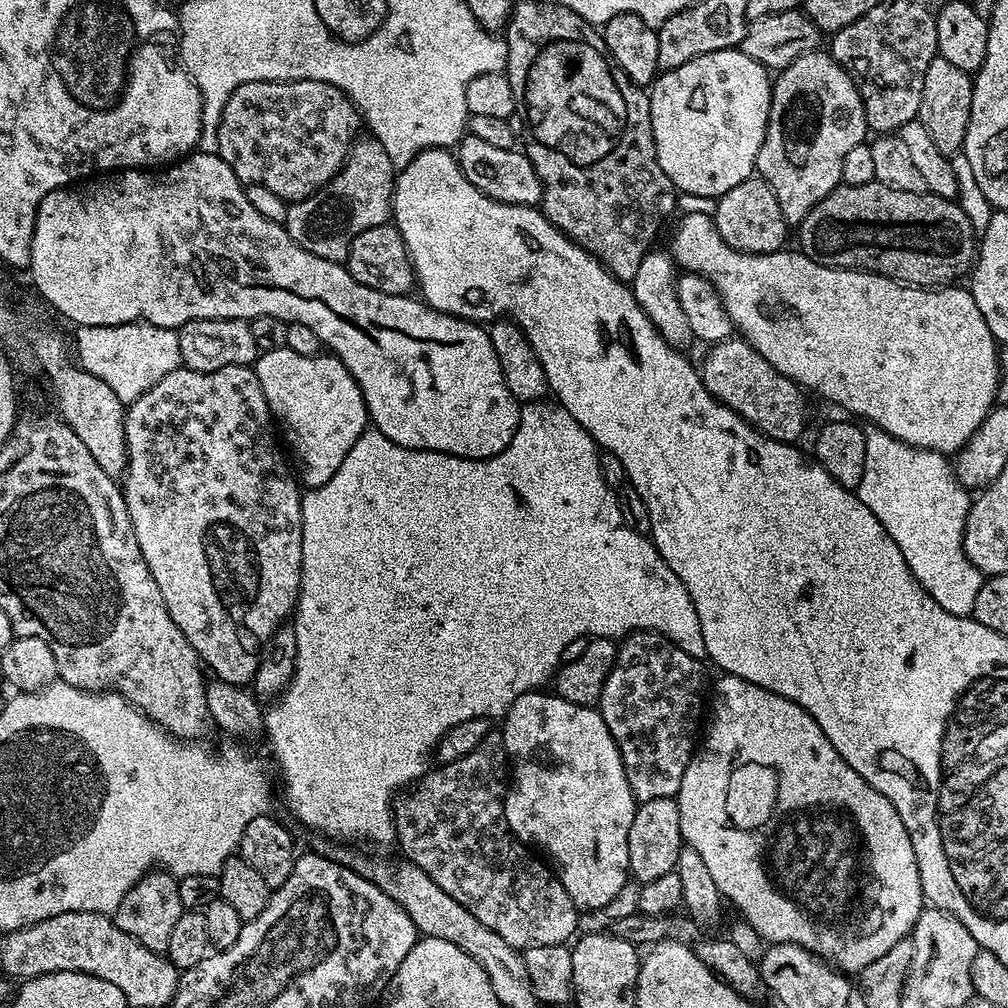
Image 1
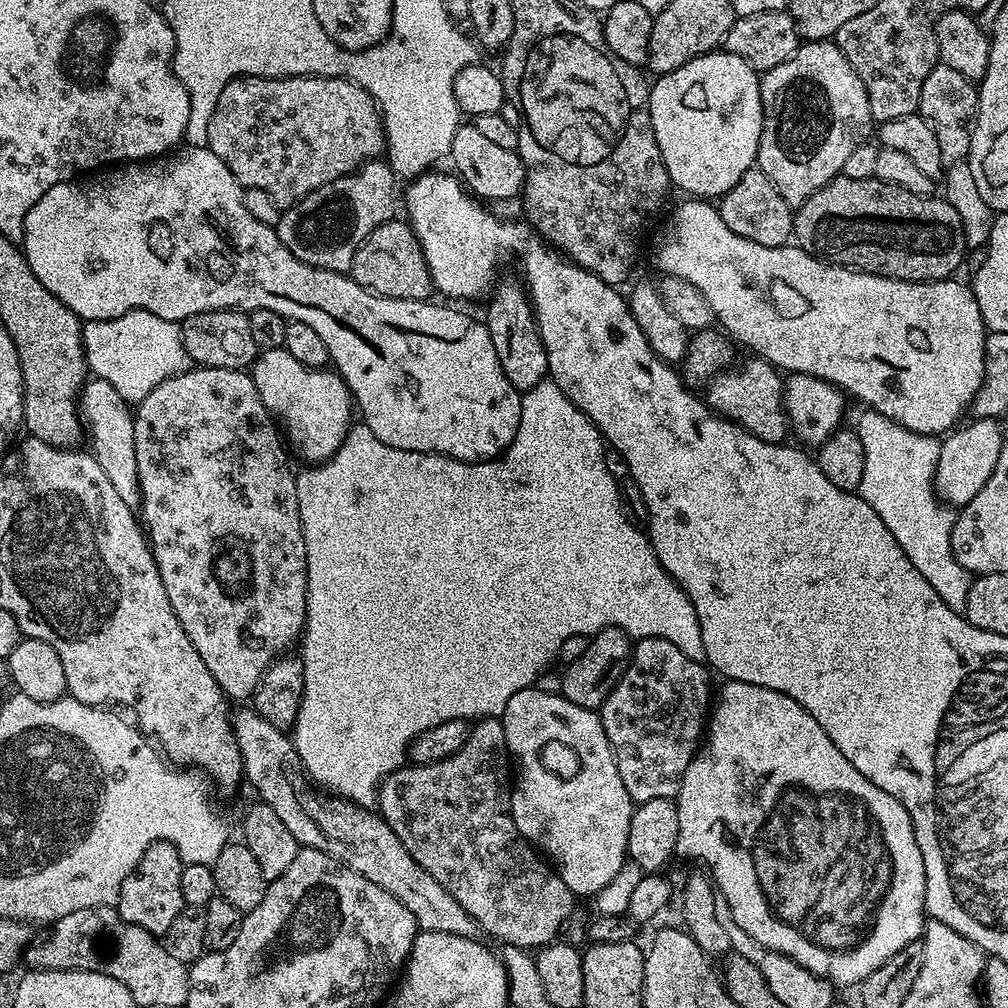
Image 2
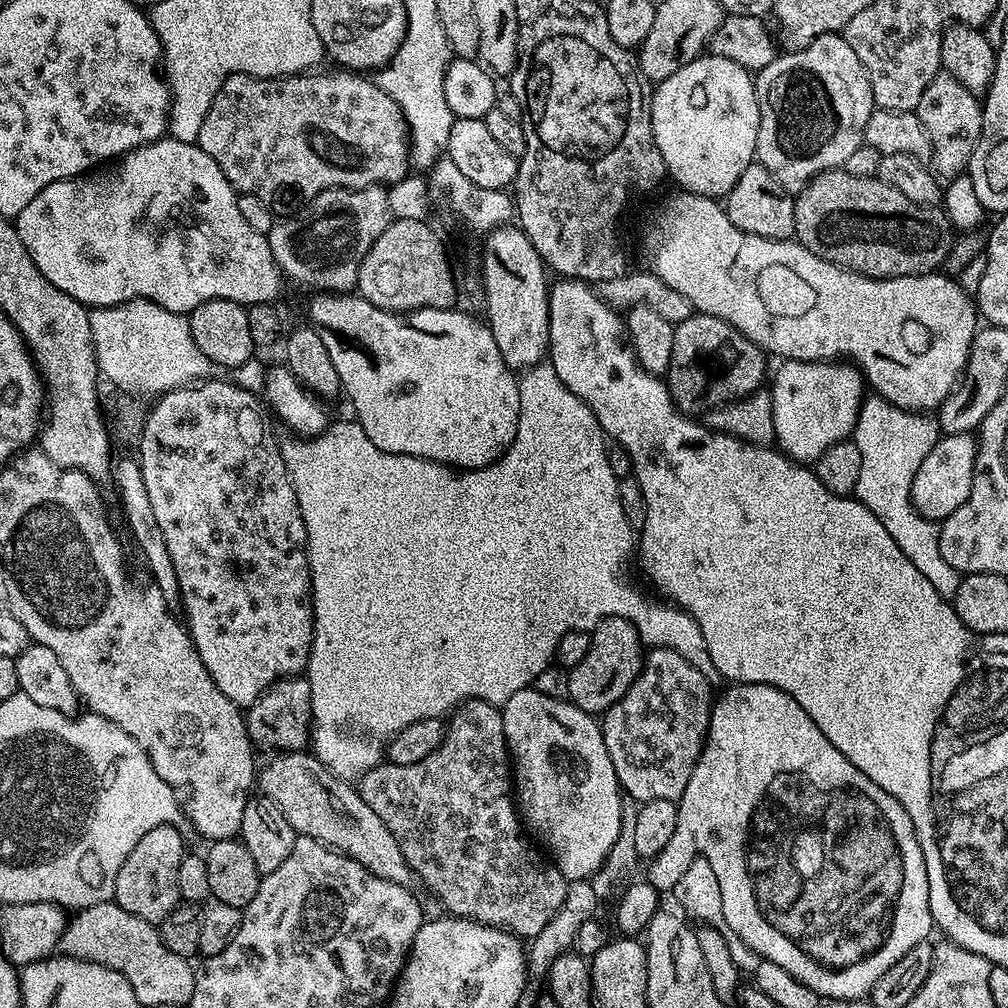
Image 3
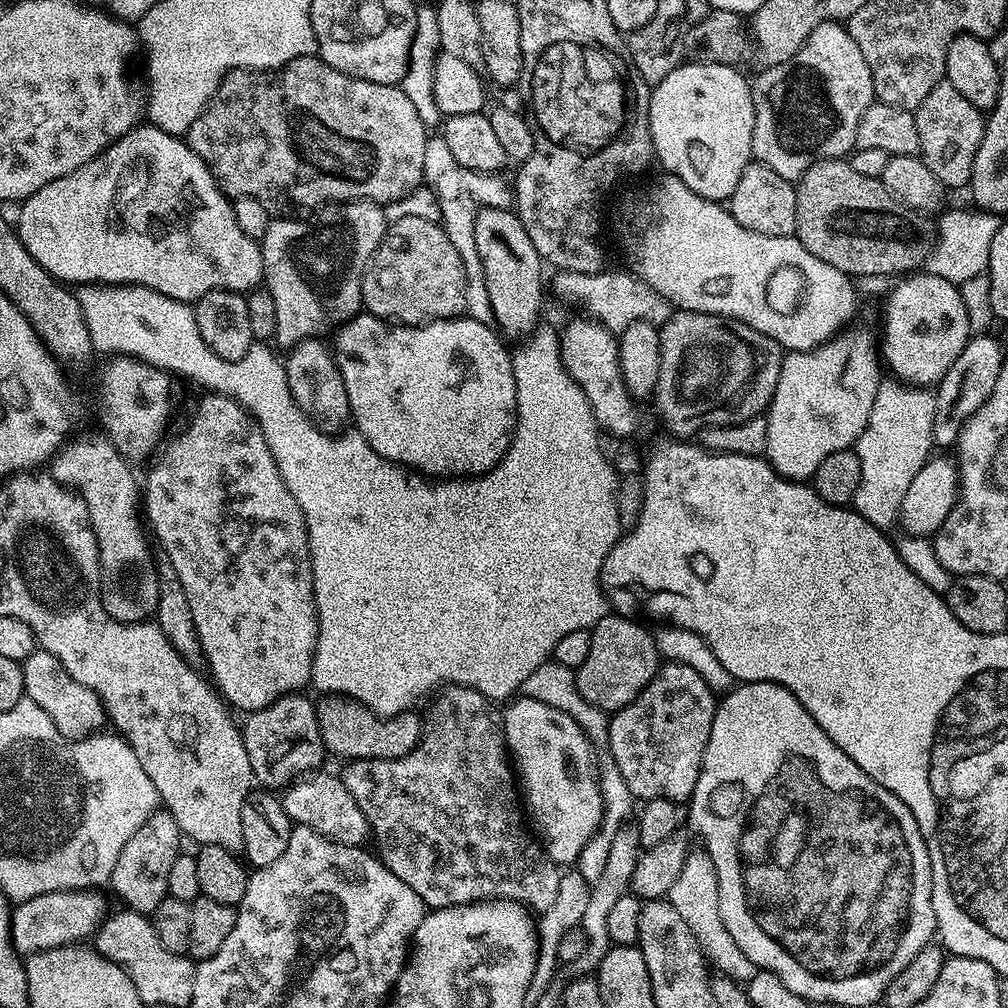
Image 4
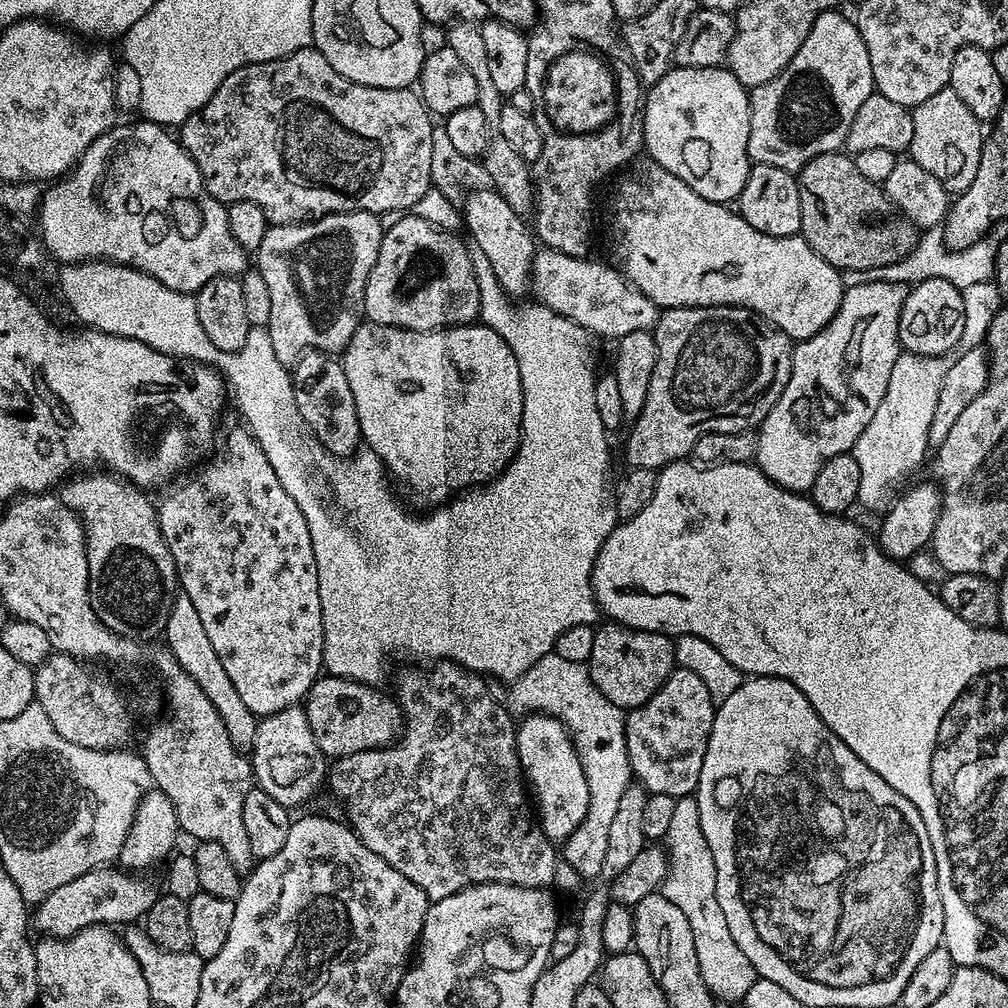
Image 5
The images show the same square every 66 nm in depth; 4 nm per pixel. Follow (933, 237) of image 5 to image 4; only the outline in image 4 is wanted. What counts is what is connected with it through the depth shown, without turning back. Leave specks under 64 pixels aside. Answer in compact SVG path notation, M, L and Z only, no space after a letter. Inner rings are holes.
M952 208L949 212L944 210L939 213L935 221L936 242L928 255L927 272L938 278L946 278L946 282L957 286L970 282L970 278L987 273L990 242L994 242L994 234L1000 228L1002 220L999 215L991 212L976 212L963 212L960 208Z

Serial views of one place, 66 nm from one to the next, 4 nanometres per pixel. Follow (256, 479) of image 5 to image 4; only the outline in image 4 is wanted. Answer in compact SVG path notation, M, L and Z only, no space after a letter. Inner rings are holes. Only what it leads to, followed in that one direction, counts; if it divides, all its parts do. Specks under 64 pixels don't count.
M204 394L197 402L196 413L189 418L188 425L177 436L171 436L159 445L158 451L151 457L152 469L148 472L148 481L143 481L142 484L142 512L150 525L151 535L160 539L160 544L164 547L163 555L174 566L178 582L182 582L182 590L186 590L186 599L190 602L190 614L194 614L194 626L200 638L201 651L203 657L206 660L208 658L208 666L216 678L214 682L220 694L233 709L241 708L241 713L257 712L291 692L307 689L304 687L309 687L312 678L318 618L312 577L312 555L308 545L308 521L302 514L294 494L290 494L274 462L274 454L270 454L270 446L262 430L247 408L243 408L237 400L223 394Z

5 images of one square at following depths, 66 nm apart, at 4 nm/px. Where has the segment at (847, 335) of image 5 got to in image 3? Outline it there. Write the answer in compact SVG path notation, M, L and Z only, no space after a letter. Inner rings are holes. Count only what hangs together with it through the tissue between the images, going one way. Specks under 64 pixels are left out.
M785 360L779 365L772 380L772 409L774 430L779 451L797 462L814 462L830 446L849 439L856 431L860 406L866 399L866 381L859 368L848 362L821 362L819 360Z

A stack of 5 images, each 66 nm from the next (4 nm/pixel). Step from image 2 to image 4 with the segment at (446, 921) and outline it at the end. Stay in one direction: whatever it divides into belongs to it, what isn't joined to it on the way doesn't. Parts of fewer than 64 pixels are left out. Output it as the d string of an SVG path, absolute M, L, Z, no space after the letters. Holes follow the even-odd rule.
M324 771L310 772L283 789L282 803L286 814L292 819L293 825L313 828L340 844L363 845L364 839L370 836L366 814L362 814L350 790L346 790L343 779Z

